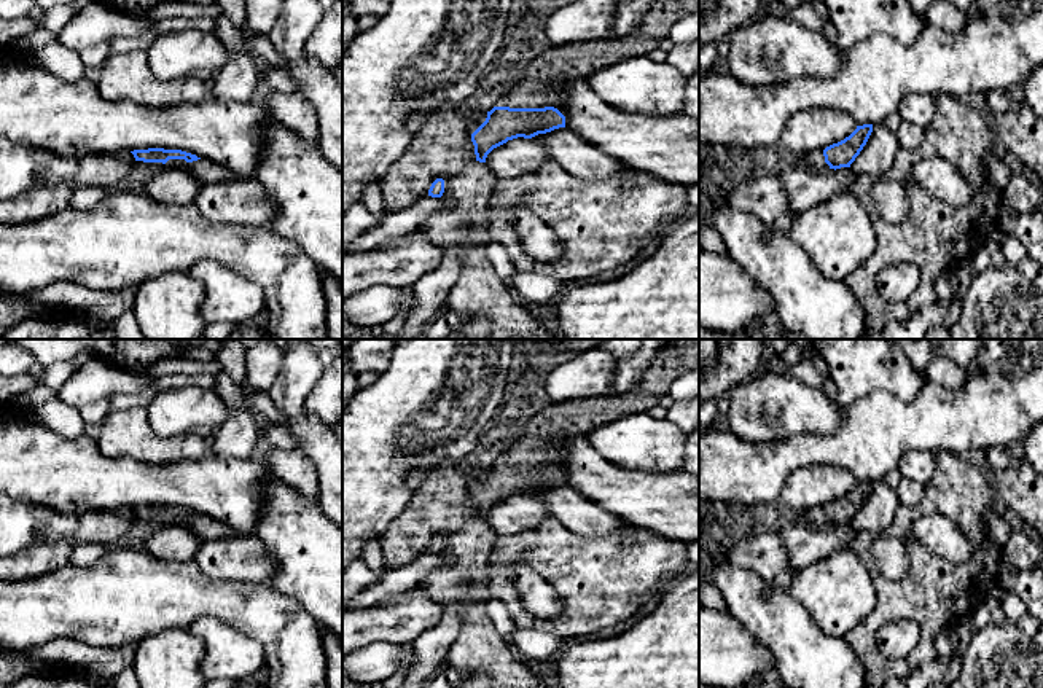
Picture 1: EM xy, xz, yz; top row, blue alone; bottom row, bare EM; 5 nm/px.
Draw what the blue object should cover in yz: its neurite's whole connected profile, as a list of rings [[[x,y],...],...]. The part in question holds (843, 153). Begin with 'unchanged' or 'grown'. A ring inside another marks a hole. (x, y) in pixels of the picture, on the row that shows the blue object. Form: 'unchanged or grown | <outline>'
grown | [[[873,124],[857,126],[857,129],[844,140],[826,147],[823,151],[812,151],[795,159],[796,164],[804,167],[830,169],[850,167],[860,154],[873,132]]]

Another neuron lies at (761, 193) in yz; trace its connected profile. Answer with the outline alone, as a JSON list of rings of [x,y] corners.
[[[760,169],[742,177],[729,191],[732,209],[752,213],[766,225],[774,225],[782,213],[788,213],[788,196],[777,169]]]

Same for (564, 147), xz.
[[[567,127],[538,134],[532,140],[545,147],[551,161],[578,178],[610,178],[634,170],[599,147],[589,145]]]

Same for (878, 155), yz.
[[[876,123],[866,145],[849,169],[855,177],[869,175],[874,180],[881,180],[892,166],[900,148],[897,134],[884,123]]]

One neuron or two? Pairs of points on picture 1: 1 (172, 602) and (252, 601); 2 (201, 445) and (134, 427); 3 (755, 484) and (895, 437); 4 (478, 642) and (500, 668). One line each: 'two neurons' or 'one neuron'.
1: one neuron
2: one neuron
3: one neuron
4: one neuron

